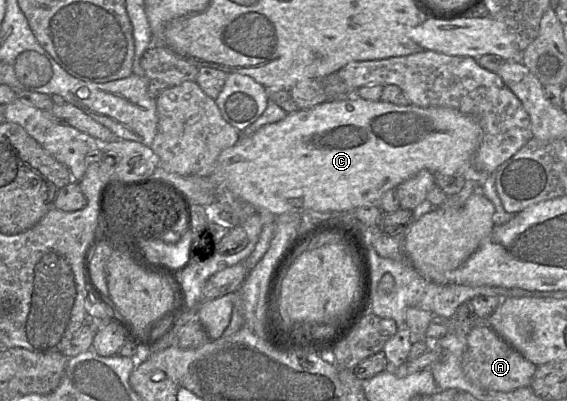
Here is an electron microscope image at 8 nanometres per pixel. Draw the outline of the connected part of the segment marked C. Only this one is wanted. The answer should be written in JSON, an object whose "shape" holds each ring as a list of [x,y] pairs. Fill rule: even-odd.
{"shape":[[[356,98],[353,100],[326,101],[324,103],[321,103],[321,104],[316,105],[316,106],[309,108],[309,109],[301,109],[301,110],[297,110],[296,112],[289,113],[283,120],[276,122],[276,123],[265,125],[250,136],[244,136],[243,133],[241,133],[241,139],[238,141],[238,143],[236,143],[234,146],[229,147],[229,148],[227,148],[221,152],[221,154],[218,157],[214,172],[212,173],[211,176],[207,176],[207,177],[211,177],[211,179],[215,180],[218,183],[219,189],[226,189],[229,193],[231,193],[236,198],[243,200],[247,203],[250,203],[251,205],[253,205],[256,208],[261,208],[261,209],[270,211],[274,215],[281,215],[281,214],[286,213],[286,212],[303,212],[305,210],[315,210],[315,211],[319,211],[319,212],[347,212],[347,211],[353,211],[356,208],[361,207],[361,206],[365,206],[365,205],[374,204],[374,205],[379,206],[379,202],[380,202],[382,196],[384,195],[384,193],[386,193],[388,190],[390,190],[392,188],[396,188],[401,183],[403,183],[405,180],[414,176],[415,174],[417,174],[419,171],[421,171],[423,169],[427,169],[430,172],[432,172],[433,174],[439,172],[439,173],[442,173],[445,175],[461,175],[464,177],[465,181],[467,179],[473,179],[473,180],[478,180],[478,181],[482,180],[486,174],[475,170],[475,168],[472,166],[473,156],[474,156],[474,154],[475,154],[475,152],[479,146],[479,143],[481,140],[481,135],[482,135],[481,127],[480,127],[479,123],[473,117],[466,115],[466,114],[463,114],[463,113],[457,111],[453,108],[448,108],[448,107],[423,108],[423,107],[415,106],[413,104],[406,105],[406,106],[400,106],[400,105],[395,105],[395,104],[388,103],[388,102],[382,102],[381,100],[380,101],[370,101],[370,100],[365,100],[362,98]]]}

